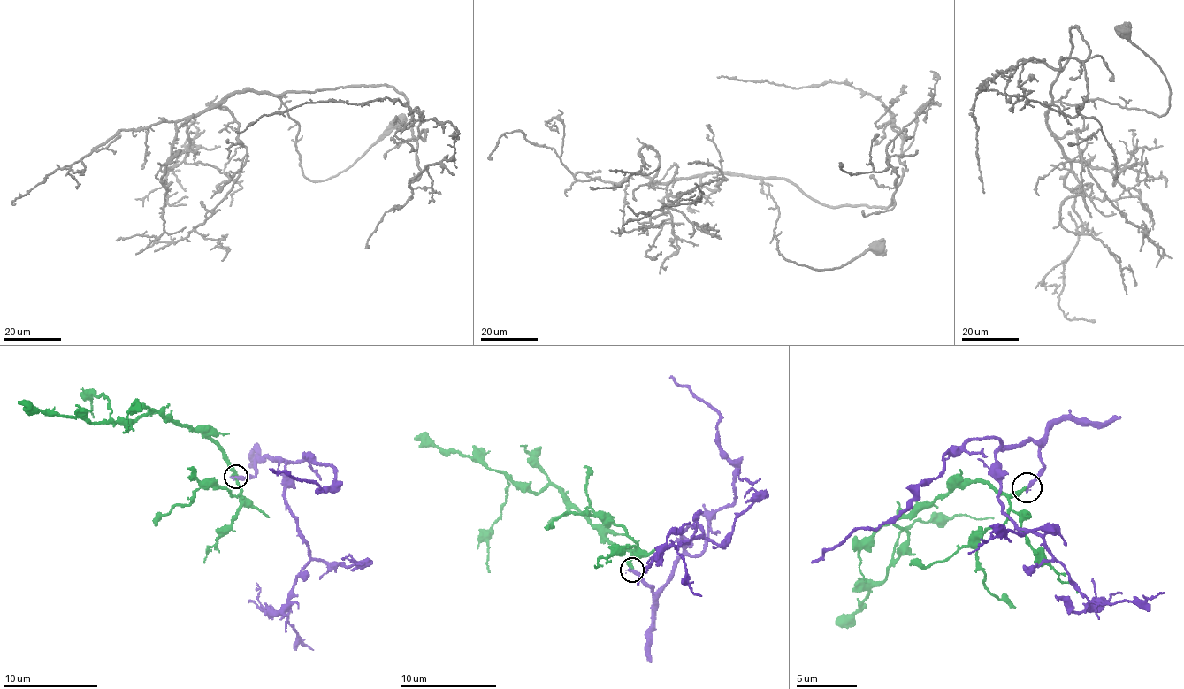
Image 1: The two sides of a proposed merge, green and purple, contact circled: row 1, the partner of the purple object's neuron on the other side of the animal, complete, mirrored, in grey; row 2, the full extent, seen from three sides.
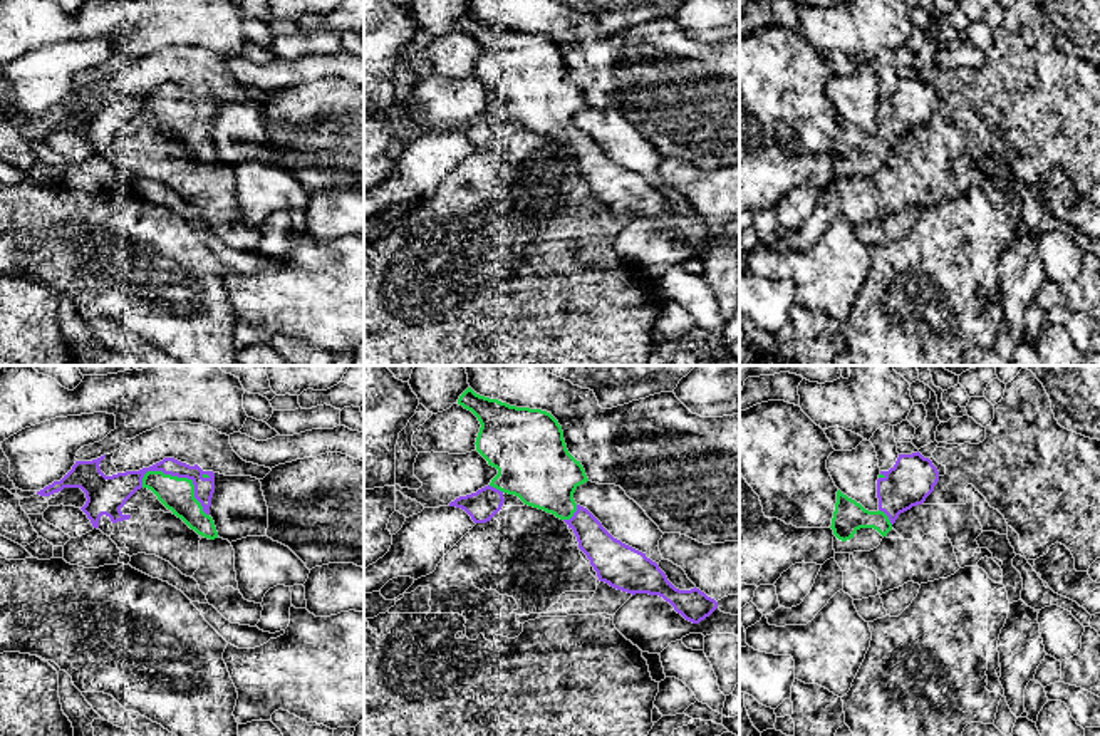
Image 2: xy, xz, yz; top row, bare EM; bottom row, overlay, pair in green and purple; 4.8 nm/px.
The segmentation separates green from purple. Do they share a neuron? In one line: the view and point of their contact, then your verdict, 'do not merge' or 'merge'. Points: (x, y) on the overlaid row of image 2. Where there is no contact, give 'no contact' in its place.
contact xy (185, 478); merge

